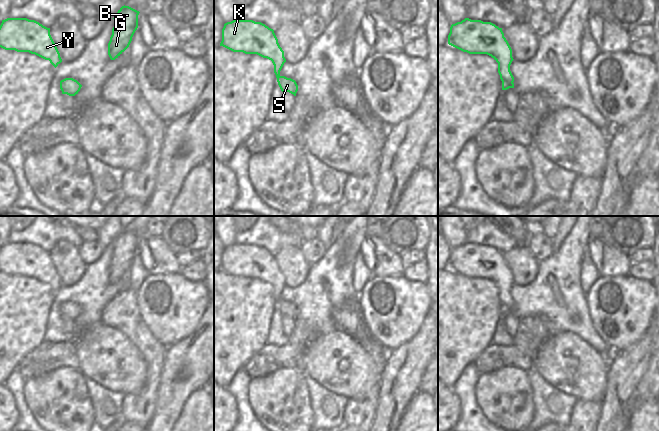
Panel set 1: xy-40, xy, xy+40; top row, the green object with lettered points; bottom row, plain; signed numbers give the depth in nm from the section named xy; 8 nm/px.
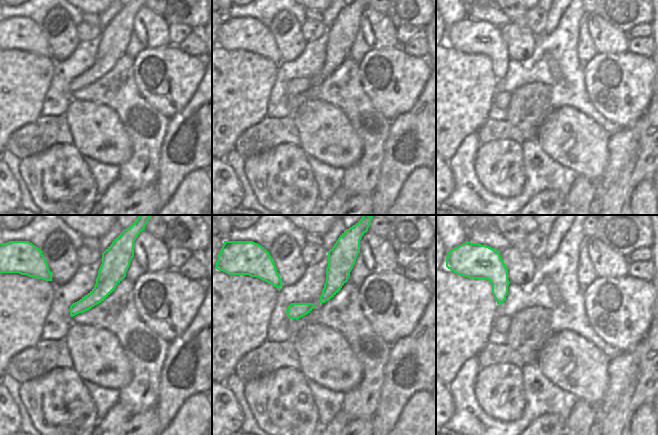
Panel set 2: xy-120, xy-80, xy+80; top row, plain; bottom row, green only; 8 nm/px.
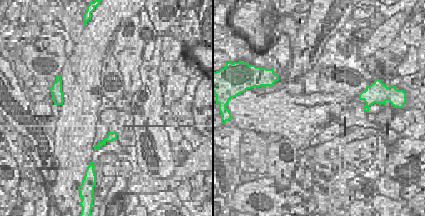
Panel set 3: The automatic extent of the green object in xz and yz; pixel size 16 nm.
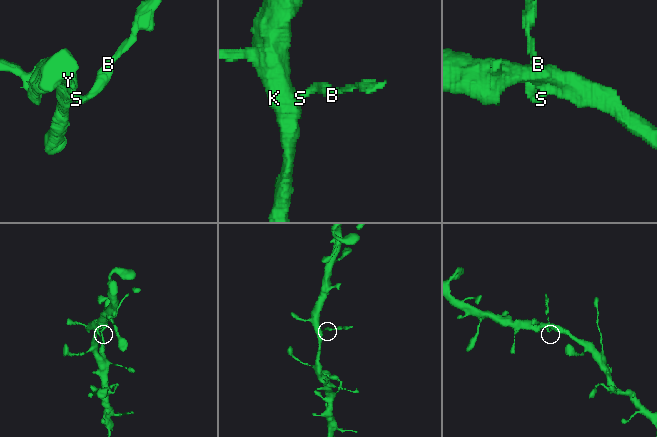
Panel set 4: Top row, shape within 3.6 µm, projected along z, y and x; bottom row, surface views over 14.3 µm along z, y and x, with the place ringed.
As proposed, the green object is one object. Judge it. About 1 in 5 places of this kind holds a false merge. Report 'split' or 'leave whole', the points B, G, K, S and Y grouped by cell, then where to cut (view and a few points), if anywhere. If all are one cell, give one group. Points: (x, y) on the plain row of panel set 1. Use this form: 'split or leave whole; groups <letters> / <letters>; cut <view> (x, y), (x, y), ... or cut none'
split; groups B G S / K Y; cut xy+40 (502, 305), (512, 307)

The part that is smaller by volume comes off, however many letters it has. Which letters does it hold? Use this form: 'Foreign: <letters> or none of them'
Foreign: B, G, S

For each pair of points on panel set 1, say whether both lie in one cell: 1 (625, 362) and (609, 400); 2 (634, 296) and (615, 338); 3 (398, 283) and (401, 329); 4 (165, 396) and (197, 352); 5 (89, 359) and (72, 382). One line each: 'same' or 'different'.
1: same
2: same
3: same
4: same
5: different

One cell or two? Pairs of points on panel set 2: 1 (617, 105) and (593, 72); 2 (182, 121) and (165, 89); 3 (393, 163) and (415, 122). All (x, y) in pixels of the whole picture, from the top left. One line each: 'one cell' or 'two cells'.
1: one cell
2: two cells
3: one cell

